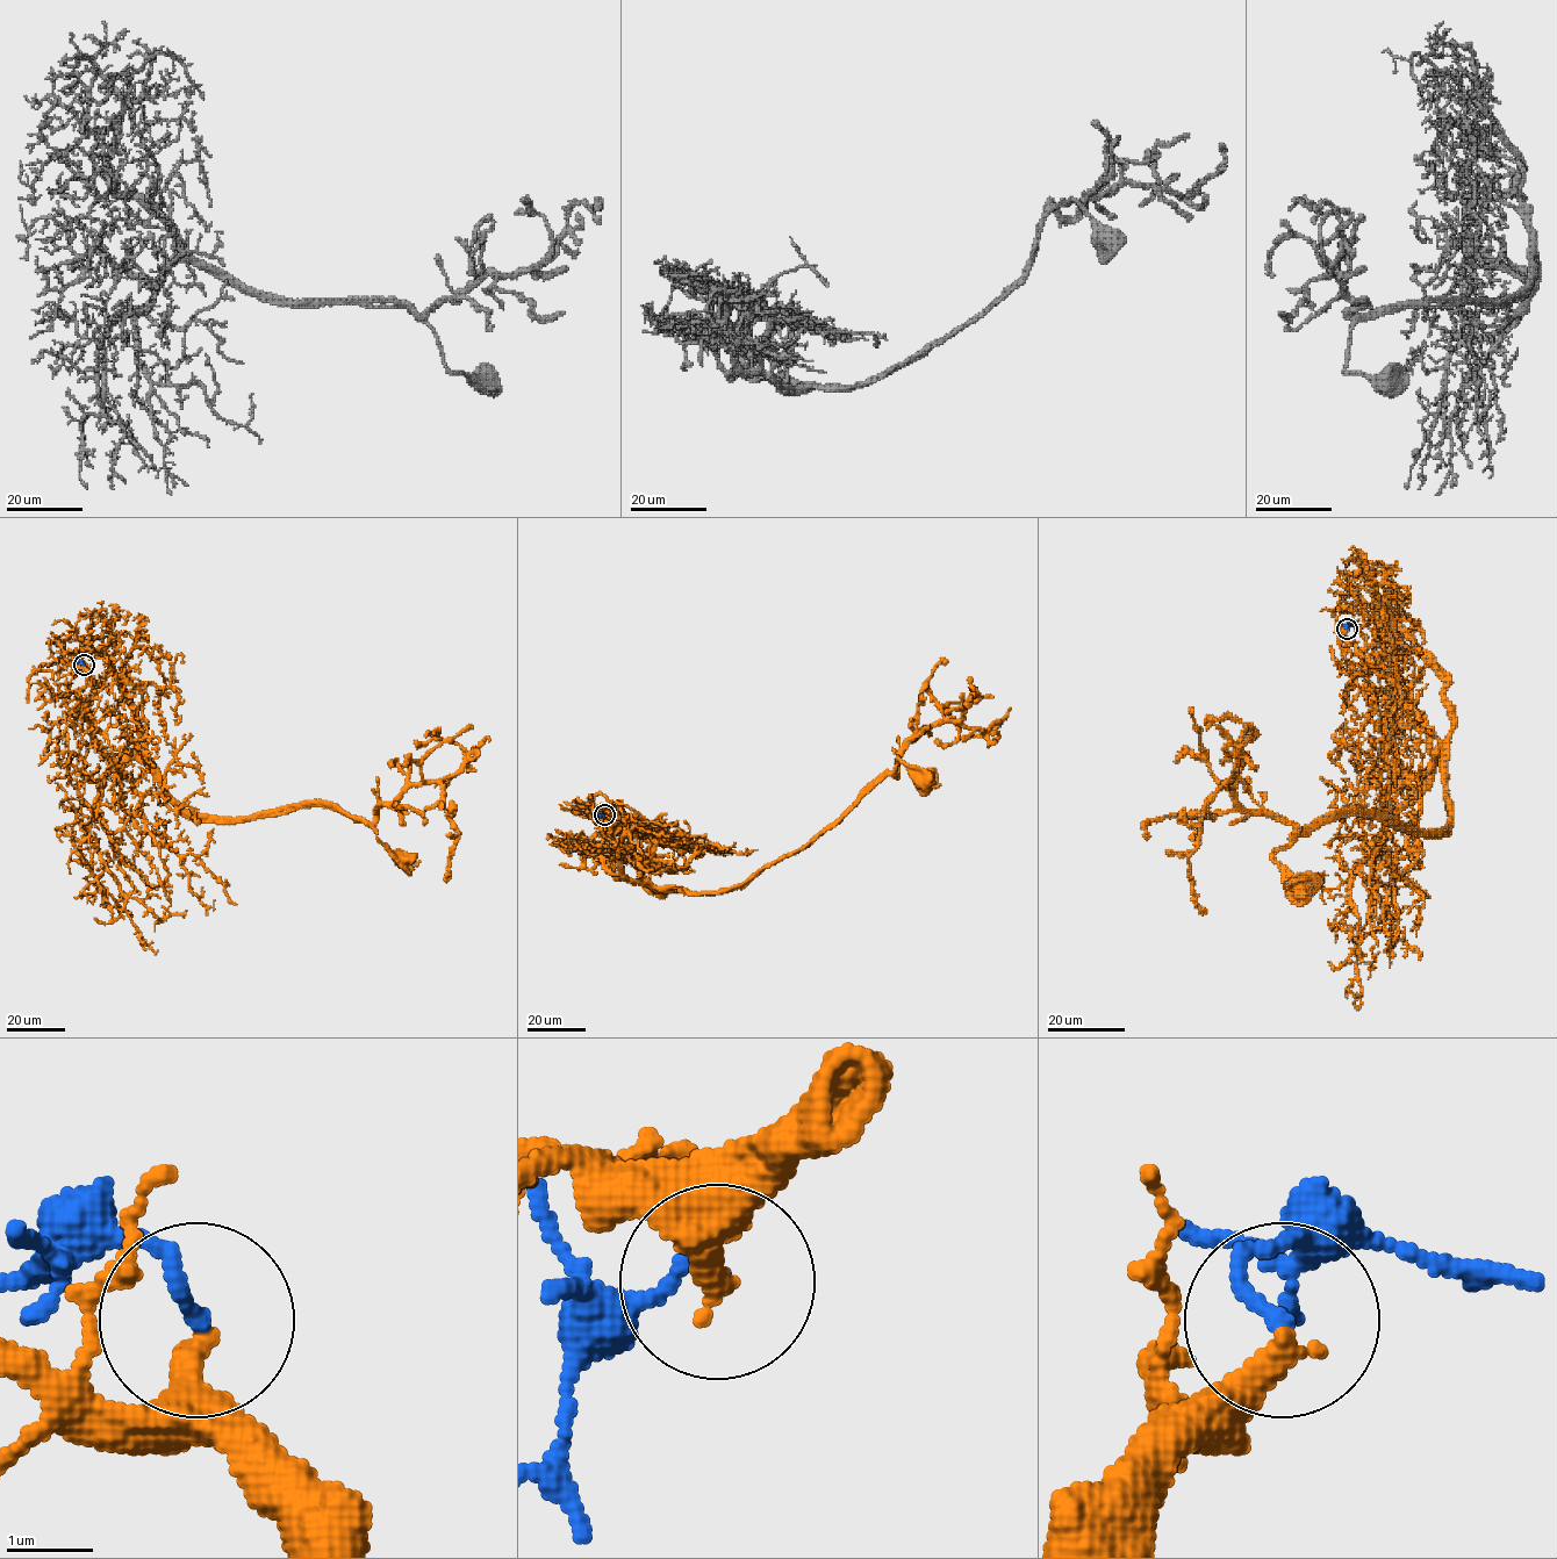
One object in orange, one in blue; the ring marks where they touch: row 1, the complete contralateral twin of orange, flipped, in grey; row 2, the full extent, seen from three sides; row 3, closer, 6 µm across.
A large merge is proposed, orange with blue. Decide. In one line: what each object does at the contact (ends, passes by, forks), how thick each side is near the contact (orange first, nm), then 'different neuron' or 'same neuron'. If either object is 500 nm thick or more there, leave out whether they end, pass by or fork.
orange ends | blue ends | 360/190 nm | different neuron

